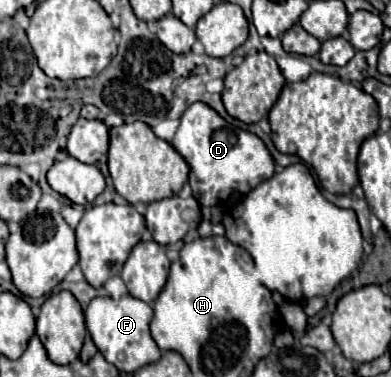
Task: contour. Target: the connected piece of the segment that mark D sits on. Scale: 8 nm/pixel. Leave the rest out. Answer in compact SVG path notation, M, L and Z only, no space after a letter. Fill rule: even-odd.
M195 102L183 112L171 144L191 166L189 184L201 206L217 206L233 192L247 194L275 172L275 162L263 140L253 132L231 126L205 102Z

